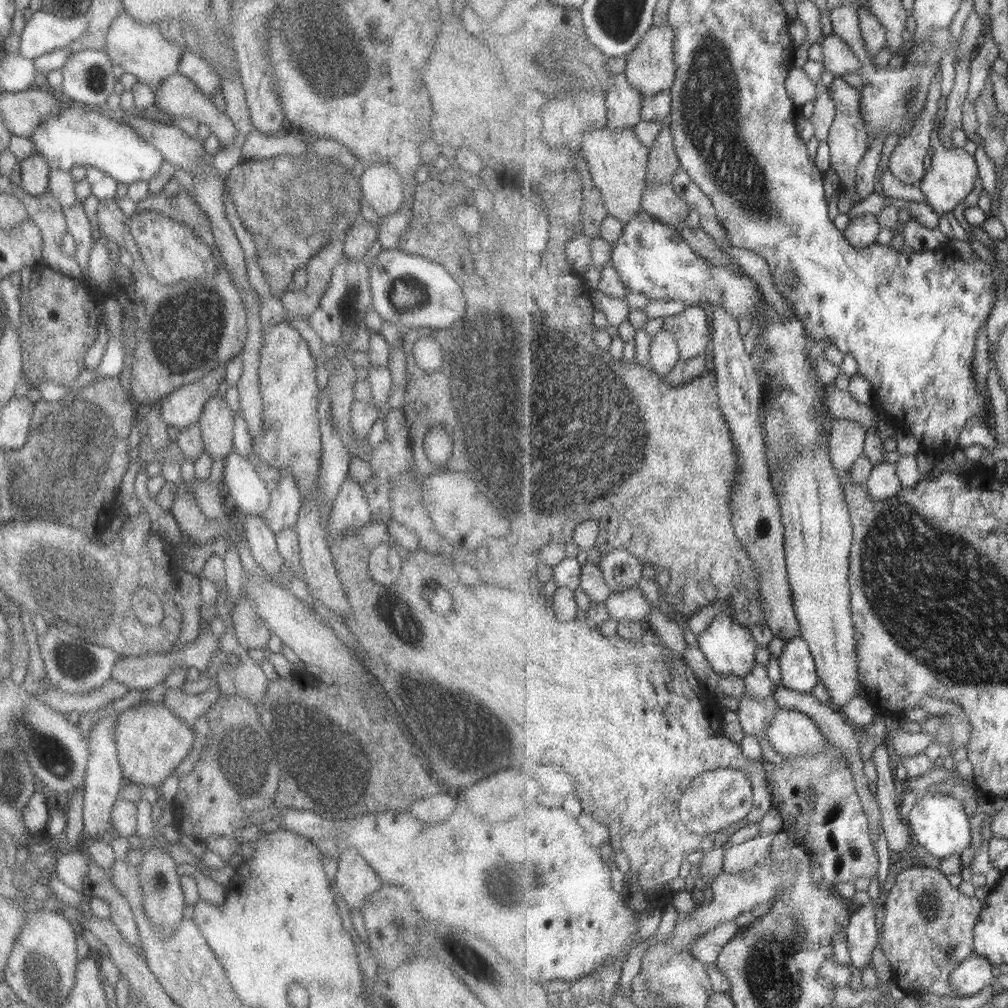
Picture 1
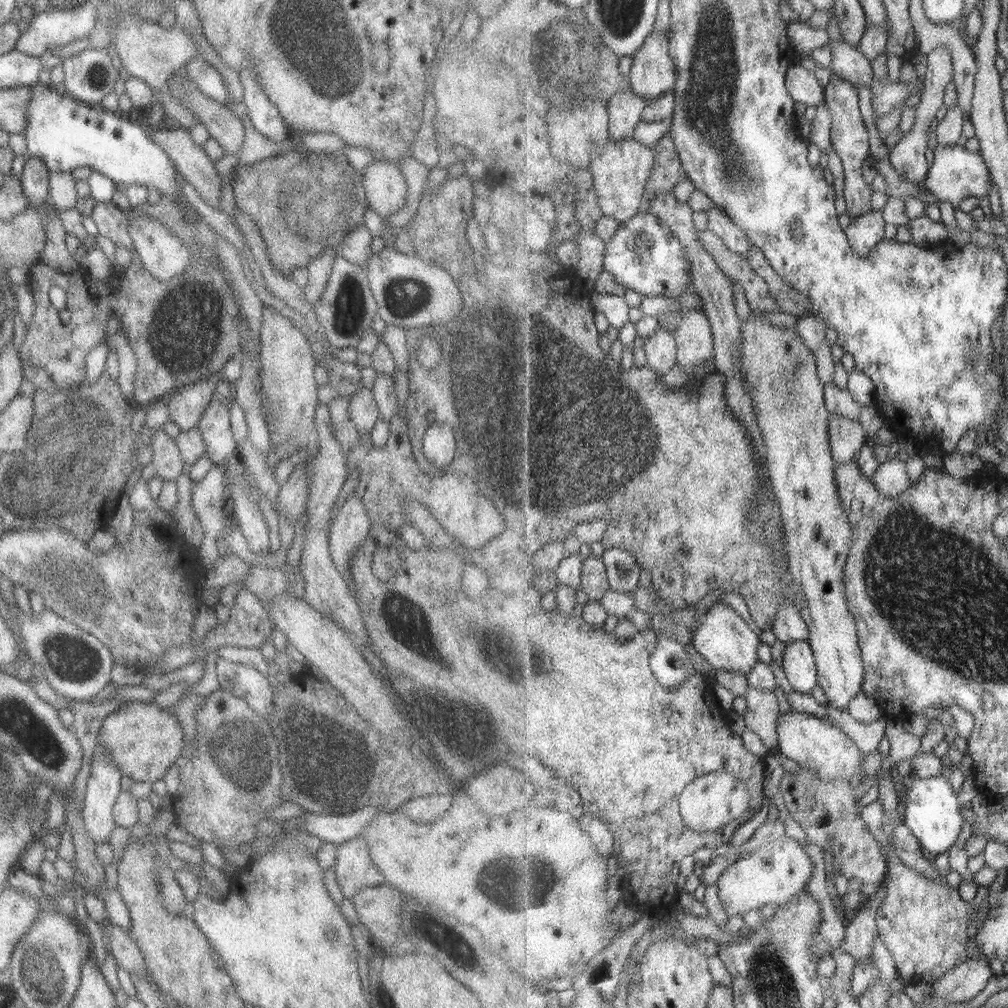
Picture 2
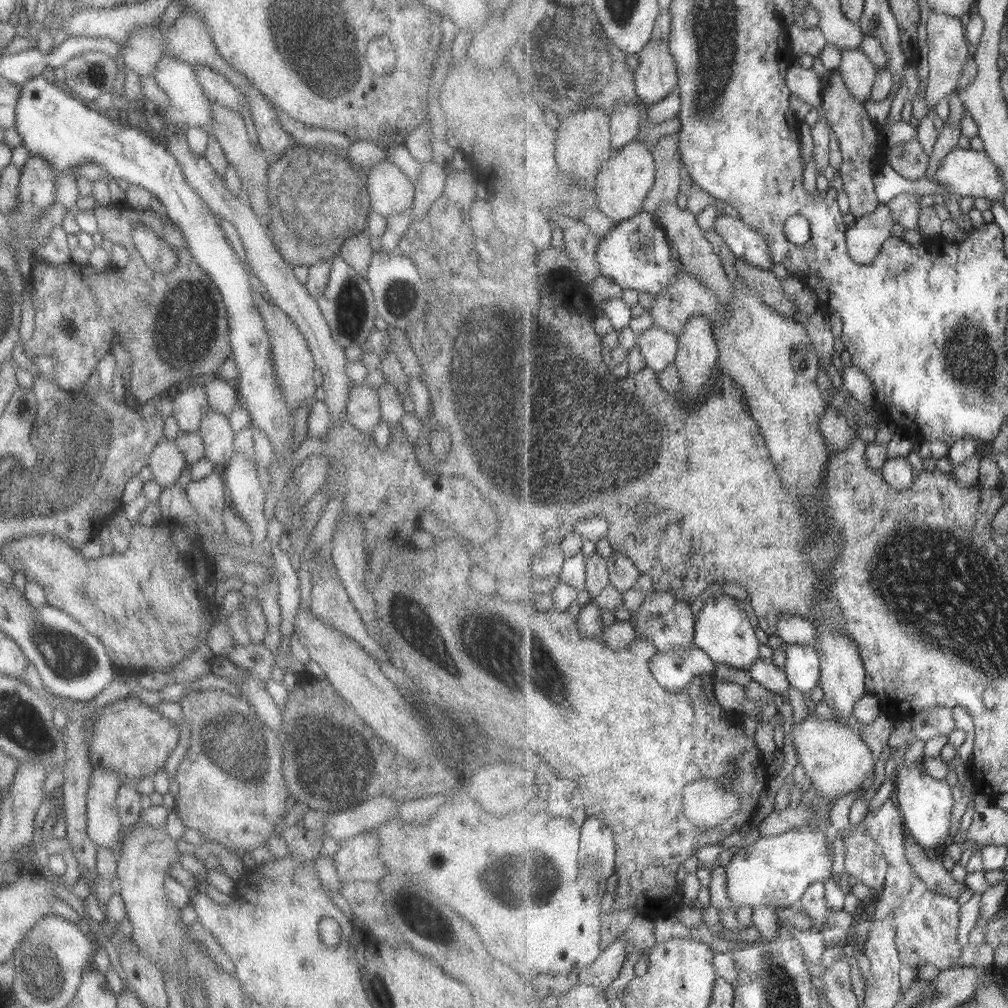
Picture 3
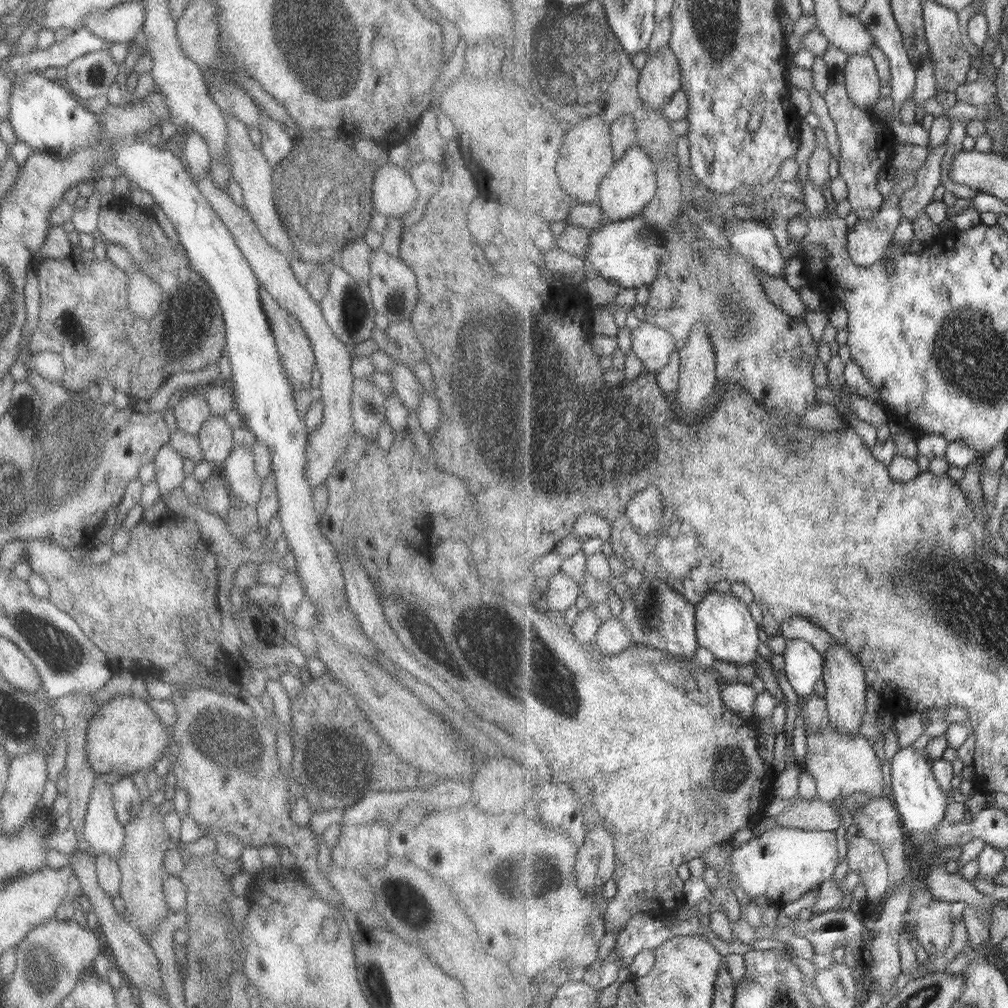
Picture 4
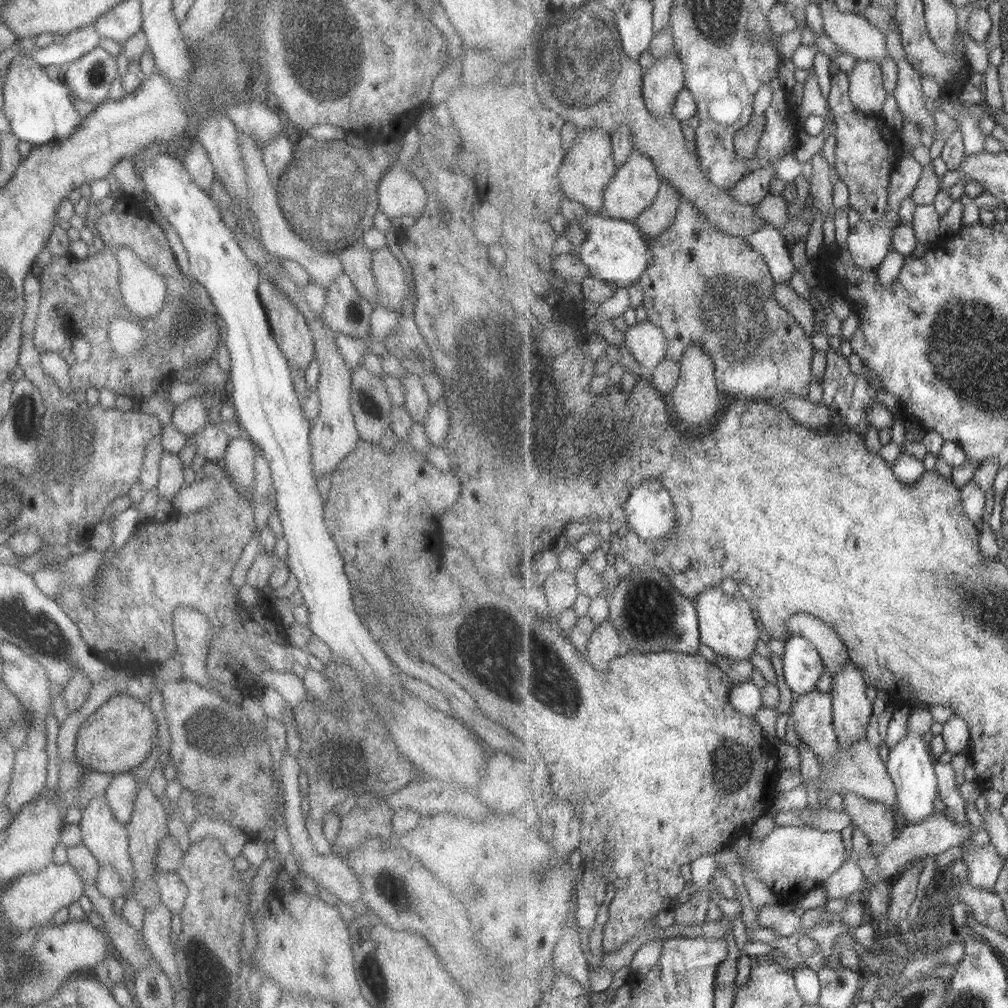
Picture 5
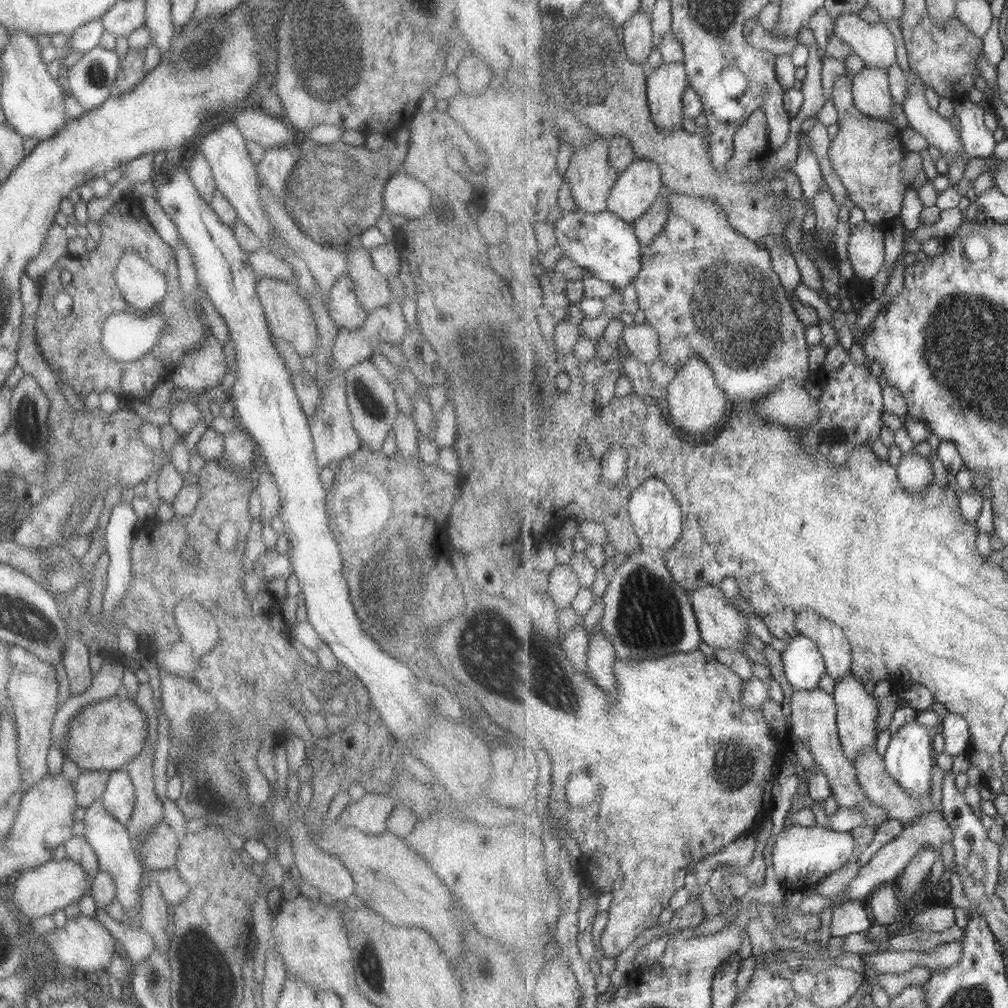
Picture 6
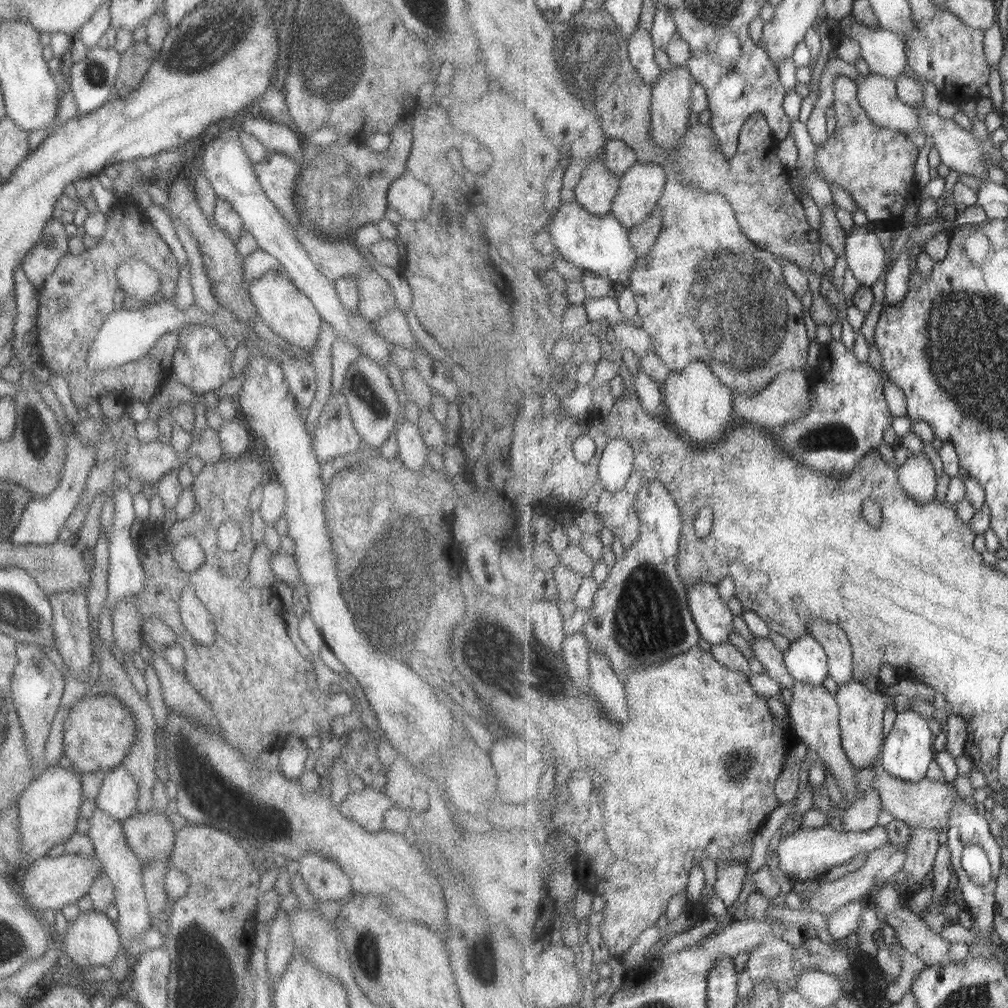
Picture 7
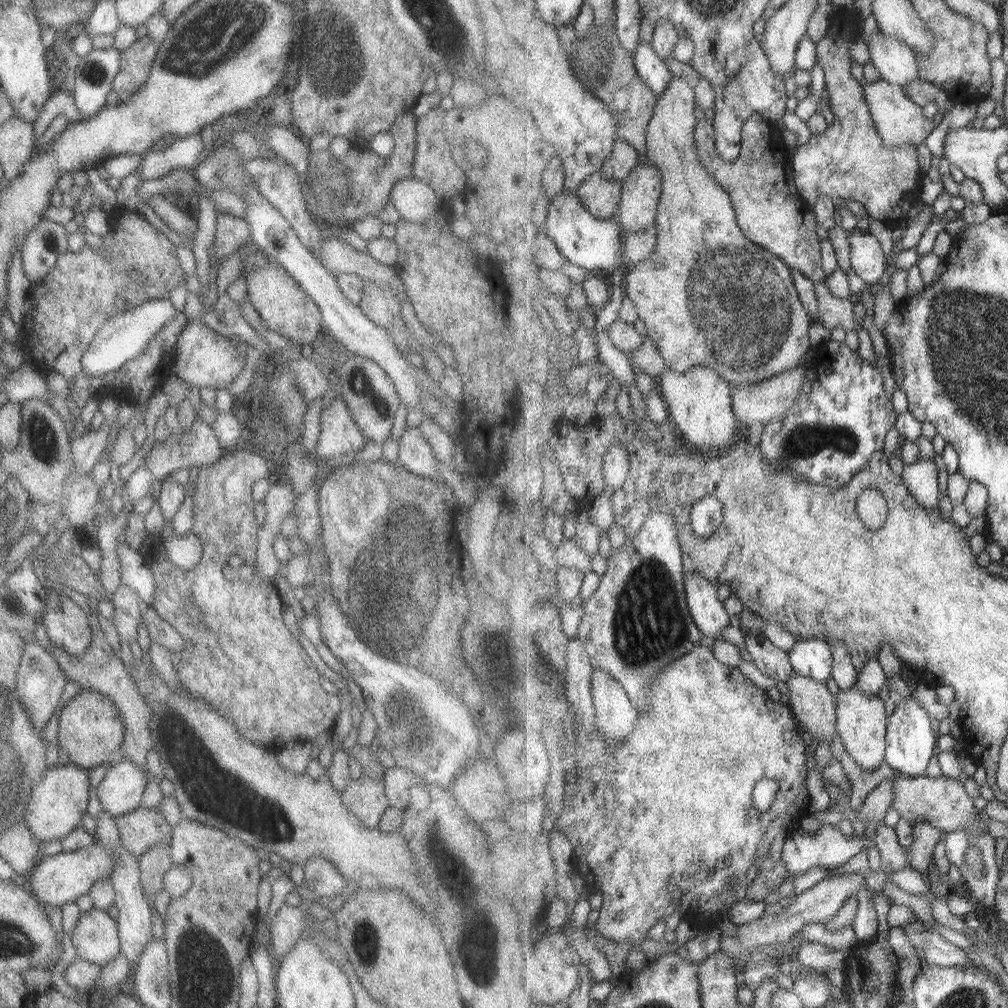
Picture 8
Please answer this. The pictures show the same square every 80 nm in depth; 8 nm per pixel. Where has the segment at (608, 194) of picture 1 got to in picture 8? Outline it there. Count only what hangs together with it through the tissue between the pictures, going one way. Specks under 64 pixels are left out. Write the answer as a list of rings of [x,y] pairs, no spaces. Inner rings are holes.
[[[639,163],[622,180],[617,220],[624,232],[643,232],[656,227],[662,192],[662,170],[649,164]]]

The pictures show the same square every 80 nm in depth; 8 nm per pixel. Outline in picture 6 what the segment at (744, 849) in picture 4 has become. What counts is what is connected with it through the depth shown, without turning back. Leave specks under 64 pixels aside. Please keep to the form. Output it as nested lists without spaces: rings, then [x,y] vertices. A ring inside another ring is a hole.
[[[791,825],[783,829],[771,848],[774,876],[786,893],[806,892],[805,889],[819,884],[829,873],[841,870],[855,854],[857,840],[851,832],[835,832],[820,826]]]

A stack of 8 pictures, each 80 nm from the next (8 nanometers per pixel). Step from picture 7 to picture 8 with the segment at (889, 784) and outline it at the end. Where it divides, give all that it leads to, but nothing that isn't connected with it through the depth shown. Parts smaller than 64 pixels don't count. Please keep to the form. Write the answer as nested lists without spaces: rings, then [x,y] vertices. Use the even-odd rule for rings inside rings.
[[[897,775],[892,778],[894,784],[894,799],[892,808],[905,820],[924,820],[947,833],[961,829],[971,829],[980,835],[988,835],[987,823],[983,812],[977,812],[973,798],[965,792],[963,783],[956,778],[941,775],[939,777],[906,777]]]

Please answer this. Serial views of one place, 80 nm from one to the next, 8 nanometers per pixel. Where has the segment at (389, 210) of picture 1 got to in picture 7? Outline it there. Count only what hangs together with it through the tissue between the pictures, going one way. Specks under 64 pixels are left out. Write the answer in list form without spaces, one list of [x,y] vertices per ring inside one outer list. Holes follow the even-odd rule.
[[[405,172],[387,187],[386,207],[395,210],[402,220],[417,224],[429,212],[431,197],[430,188]]]

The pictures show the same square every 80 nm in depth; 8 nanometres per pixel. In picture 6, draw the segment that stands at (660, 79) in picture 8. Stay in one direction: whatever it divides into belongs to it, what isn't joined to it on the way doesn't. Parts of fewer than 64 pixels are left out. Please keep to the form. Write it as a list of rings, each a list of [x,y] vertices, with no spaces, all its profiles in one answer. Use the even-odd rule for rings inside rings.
[[[639,9],[624,26],[624,45],[628,57],[634,62],[646,66],[651,50],[657,46],[654,41],[652,15]]]

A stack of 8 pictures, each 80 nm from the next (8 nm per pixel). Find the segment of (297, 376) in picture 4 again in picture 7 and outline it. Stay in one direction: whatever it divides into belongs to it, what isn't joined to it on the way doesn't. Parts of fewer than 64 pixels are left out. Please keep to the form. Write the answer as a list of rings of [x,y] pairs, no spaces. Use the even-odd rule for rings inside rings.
[[[269,271],[247,285],[250,301],[258,318],[271,332],[280,336],[291,346],[309,352],[315,346],[322,320],[312,302],[285,276],[283,271]]]

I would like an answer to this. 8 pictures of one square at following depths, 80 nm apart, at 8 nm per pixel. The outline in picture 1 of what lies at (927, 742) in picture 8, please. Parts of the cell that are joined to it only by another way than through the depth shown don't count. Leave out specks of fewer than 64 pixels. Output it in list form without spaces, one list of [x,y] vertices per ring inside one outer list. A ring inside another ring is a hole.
[[[924,793],[917,796],[917,803],[908,814],[909,824],[916,842],[937,858],[963,854],[971,846],[973,824],[963,808],[963,801],[944,793]]]

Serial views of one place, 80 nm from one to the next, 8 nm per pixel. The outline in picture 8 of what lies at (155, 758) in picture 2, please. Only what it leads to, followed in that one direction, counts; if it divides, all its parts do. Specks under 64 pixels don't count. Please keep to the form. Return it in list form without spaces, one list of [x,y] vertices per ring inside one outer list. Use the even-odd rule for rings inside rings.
[[[88,689],[73,692],[73,698],[62,708],[58,717],[56,743],[68,756],[69,762],[83,770],[95,768],[100,764],[109,766],[111,754],[122,746],[124,726],[119,720],[111,699]]]

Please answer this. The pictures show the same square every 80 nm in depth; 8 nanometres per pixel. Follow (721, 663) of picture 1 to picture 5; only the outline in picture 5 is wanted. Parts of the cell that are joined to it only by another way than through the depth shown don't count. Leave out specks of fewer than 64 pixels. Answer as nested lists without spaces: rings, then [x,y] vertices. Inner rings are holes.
[[[719,587],[703,592],[695,600],[695,604],[699,616],[702,644],[709,646],[718,655],[735,660],[749,660],[756,652],[757,643],[760,640],[757,620],[753,618],[756,604],[745,600],[739,594],[729,596]]]

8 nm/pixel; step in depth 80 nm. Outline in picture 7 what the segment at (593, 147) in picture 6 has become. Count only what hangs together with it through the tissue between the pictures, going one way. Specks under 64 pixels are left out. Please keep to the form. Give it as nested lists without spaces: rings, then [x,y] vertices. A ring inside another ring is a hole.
[[[601,155],[599,161],[593,162],[591,168],[582,172],[582,179],[575,192],[578,203],[598,216],[611,214],[620,189],[620,176],[607,169],[604,158]]]

